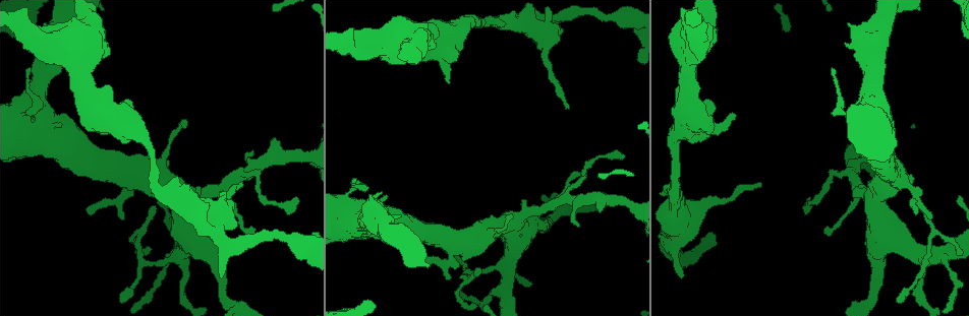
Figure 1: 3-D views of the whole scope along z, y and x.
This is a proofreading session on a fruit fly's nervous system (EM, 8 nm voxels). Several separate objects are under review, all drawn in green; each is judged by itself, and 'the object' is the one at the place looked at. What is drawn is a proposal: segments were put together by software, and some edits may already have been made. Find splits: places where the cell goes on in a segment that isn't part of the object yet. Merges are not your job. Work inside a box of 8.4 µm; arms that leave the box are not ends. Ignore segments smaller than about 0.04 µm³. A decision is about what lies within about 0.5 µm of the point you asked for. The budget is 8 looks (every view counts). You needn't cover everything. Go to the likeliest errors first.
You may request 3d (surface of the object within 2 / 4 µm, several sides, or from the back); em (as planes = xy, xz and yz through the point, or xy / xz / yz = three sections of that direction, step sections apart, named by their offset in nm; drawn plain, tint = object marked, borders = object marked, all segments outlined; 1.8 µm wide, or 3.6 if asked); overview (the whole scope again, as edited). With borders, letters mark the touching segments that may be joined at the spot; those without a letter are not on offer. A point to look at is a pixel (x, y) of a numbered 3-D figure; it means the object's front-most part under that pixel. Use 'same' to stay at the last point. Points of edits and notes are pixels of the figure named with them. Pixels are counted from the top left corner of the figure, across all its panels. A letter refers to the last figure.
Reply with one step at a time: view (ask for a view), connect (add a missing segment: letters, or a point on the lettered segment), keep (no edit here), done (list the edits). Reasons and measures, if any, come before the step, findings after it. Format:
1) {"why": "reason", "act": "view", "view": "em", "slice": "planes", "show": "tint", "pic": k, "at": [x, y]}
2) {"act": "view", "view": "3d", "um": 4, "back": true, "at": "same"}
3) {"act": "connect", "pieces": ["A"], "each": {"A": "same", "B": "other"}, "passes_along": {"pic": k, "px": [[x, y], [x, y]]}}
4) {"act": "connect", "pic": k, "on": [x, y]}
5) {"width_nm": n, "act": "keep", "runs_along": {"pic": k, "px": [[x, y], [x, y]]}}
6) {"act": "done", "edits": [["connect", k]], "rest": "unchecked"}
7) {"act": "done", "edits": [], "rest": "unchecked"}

{"why": "calibre changes", "act": "view", "view": "3d", "um": 4, "pic": 1, "at": [871, 103]}

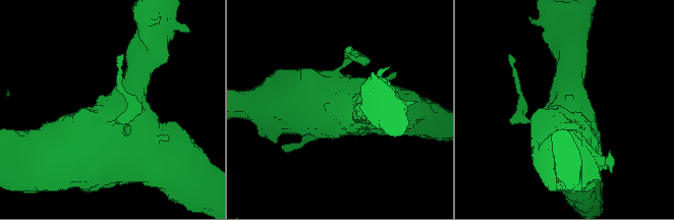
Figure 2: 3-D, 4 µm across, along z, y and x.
{"act": "view", "view": "em", "slice": "planes", "show": "tint", "pic": 2, "at": [348, 105]}

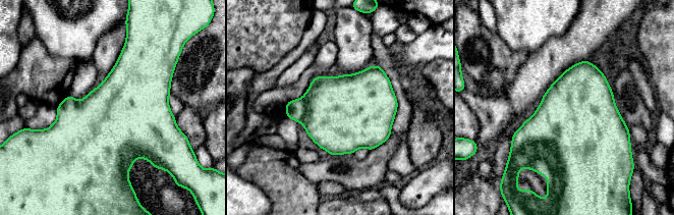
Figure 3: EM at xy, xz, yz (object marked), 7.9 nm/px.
{"act": "view", "view": "em", "slice": "planes", "show": "borders", "at": "same"}

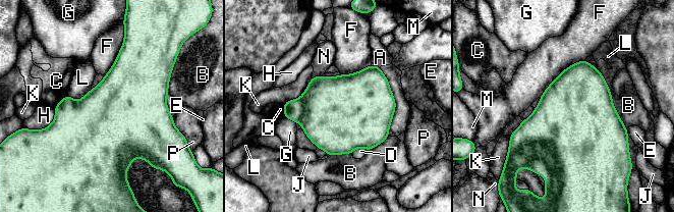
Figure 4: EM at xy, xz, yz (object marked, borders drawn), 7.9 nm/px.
{"act": "keep", "each": {"A": "other", "B": "other", "C": "other", "D": "other", "E": "other", "F": "other", "G": "other", "H": "other", "J": "other", "K": "other", "L": "other", "M": "other", "N": "other", "P": "other"}, "border": {"pic": 4, "px": [[92, 89], [77, 100], [67, 94]]}, "found": "no lettered segment goes on from it"}

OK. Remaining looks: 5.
{"why": "four-way junction", "act": "view", "view": "em", "slice": "planes", "show": "tint", "pic": 1, "at": [176, 257]}

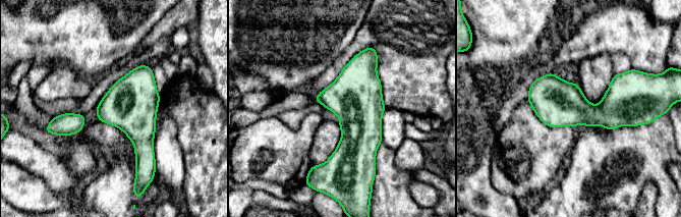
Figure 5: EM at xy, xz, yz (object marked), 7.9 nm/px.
{"act": "view", "view": "em", "slice": "planes", "show": "borders", "at": "same"}

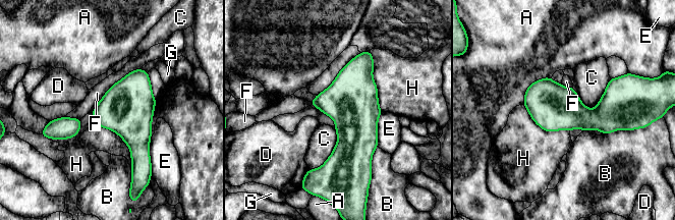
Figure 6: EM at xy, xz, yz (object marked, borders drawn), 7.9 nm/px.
{"width_nm": 380, "act": "keep", "each": {"A": "other", "B": "other", "C": "other", "D": "other", "E": "other", "F": "other", "G": "other", "H": "other"}, "border": {"pic": 6, "px": [[141, 68], [117, 80], [91, 112]]}, "found": "none of them fits"}

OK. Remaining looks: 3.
{"why": "sharp bend", "act": "view", "view": "3d", "um": 4, "pic": 1, "at": [88, 44]}

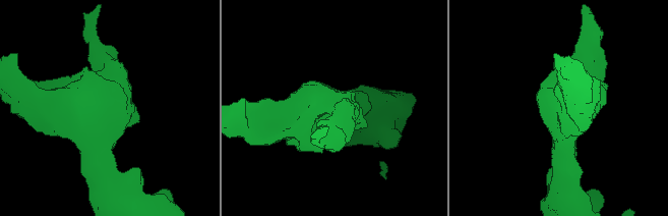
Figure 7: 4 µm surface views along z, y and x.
{"act": "view", "view": "em", "um": 3.6, "slice": "xz", "step": 16, "show": "tint", "pic": 7, "at": [108, 104]}

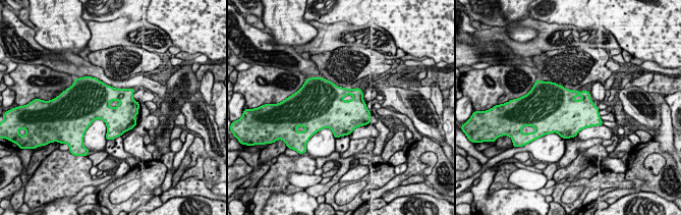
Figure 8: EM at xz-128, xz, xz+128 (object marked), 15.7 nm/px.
{"why": "cut it another way", "act": "view", "view": "em", "um": 3.6, "slice": "planes", "show": "borders", "at": "same"}

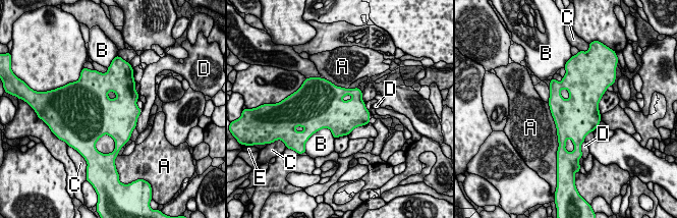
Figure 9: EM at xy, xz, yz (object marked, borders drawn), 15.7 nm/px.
{"act": "keep", "each": {"A": "other", "B": "other", "C": "other", "D": "other", "E": "other"}, "border": {"pic": 9, "px": [[548, 102], [558, 140]]}, "found": "no lettered segment goes on from it"}

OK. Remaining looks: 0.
{"act": "done", "edits": [], "rest": "unchecked"}

